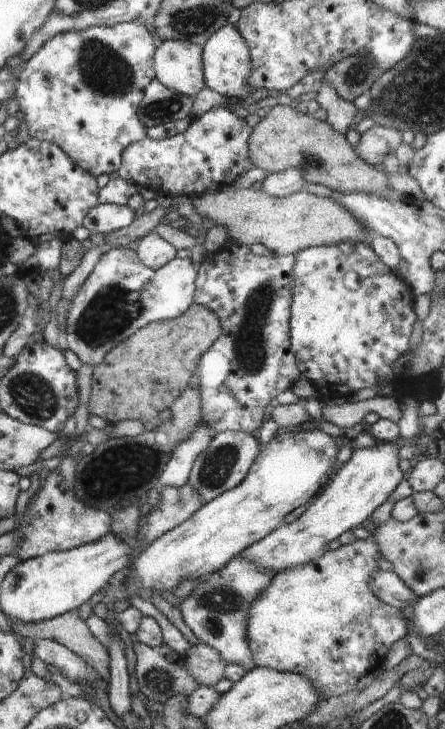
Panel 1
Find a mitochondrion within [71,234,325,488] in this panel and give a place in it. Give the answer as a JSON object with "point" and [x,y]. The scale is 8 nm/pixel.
{"point":[249,344]}

